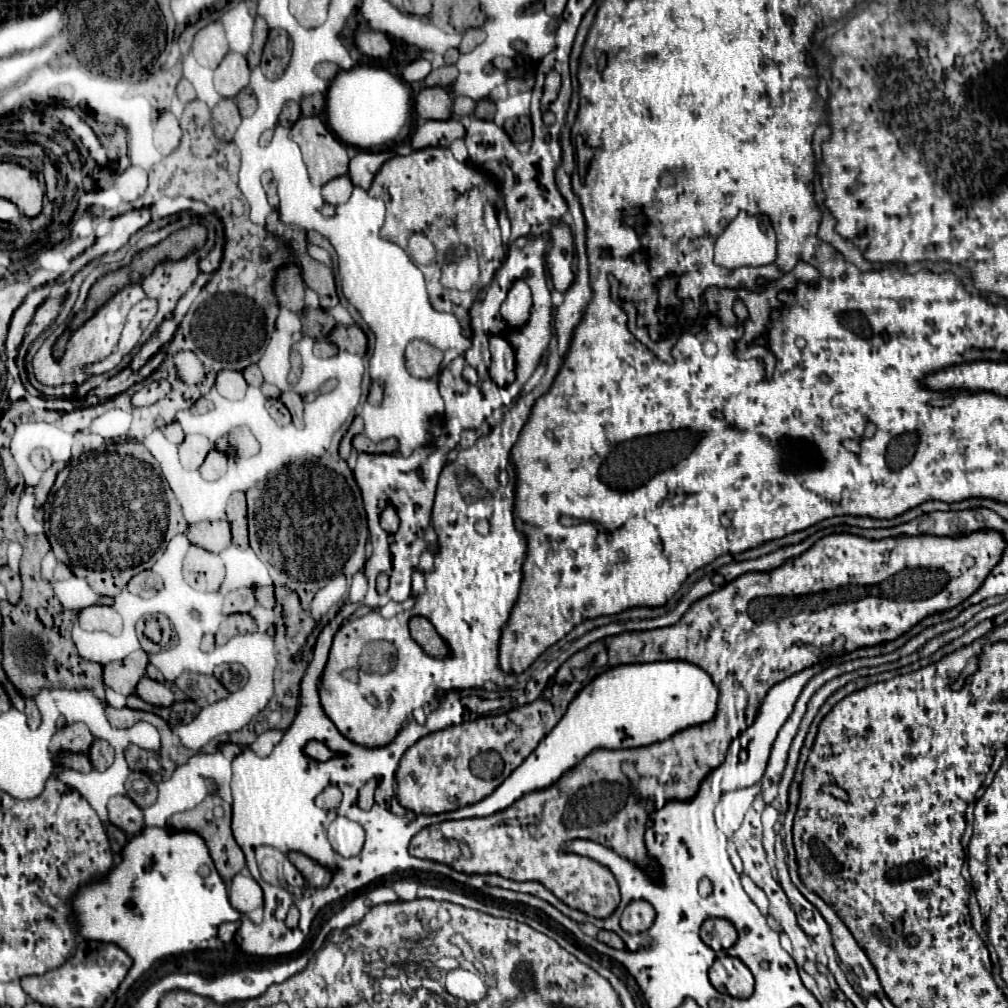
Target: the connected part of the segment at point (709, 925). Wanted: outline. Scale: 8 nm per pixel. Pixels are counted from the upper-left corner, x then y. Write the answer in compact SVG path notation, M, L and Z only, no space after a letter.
M707 919L701 925L700 937L714 951L727 951L737 941L737 931L727 919Z

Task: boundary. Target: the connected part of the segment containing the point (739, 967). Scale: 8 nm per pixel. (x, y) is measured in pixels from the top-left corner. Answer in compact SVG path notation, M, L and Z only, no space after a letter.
M719 957L709 969L713 987L731 997L747 999L753 993L753 975L747 965L737 957Z

